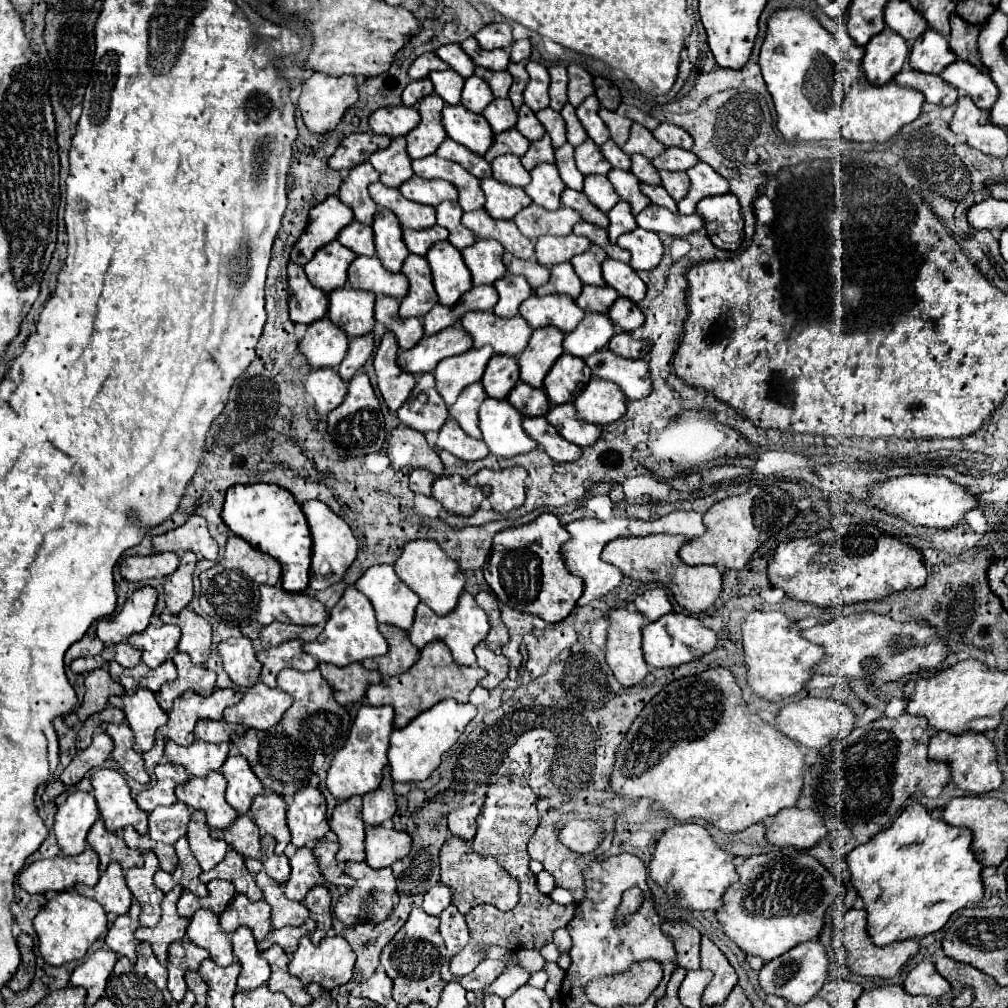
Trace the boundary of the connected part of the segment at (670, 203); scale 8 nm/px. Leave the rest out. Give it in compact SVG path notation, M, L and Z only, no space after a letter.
M640 184L640 192L642 192L644 196L648 196L648 198L650 198L650 202L660 204L660 206L668 208L670 212L676 212L676 210L678 210L676 202L668 196L668 192L666 192L662 186L648 186L648 184Z

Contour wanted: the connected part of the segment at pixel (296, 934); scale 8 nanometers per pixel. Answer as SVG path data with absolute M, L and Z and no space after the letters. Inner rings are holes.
M302 924L298 928L296 926L284 926L284 928L278 928L278 930L270 930L268 936L262 942L258 942L258 950L268 950L272 944L278 944L286 954L292 954L298 946L298 940L302 936L306 936L308 932L310 930L308 930L306 924Z

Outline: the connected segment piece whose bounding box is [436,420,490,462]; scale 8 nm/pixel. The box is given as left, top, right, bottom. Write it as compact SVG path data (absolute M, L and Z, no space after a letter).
M448 420L440 428L436 446L450 452L450 454L454 454L456 458L466 460L466 462L476 462L476 460L482 460L482 458L486 458L490 454L484 440L470 438L454 420Z

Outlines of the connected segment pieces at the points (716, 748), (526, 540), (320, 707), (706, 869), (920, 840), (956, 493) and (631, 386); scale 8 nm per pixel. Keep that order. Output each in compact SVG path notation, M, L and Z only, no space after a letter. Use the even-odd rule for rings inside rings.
M712 668L670 682L648 702L616 752L612 788L626 798L652 798L676 820L704 818L724 832L740 832L768 816L776 816L784 808L796 806L802 796L804 770L806 762L800 744L748 708L738 680L726 668ZM658 746L668 746L668 752L660 752Z
M540 514L534 522L508 528L494 536L494 546L484 564L484 578L492 592L514 610L532 612L544 622L556 624L564 620L584 592L584 580L570 574L562 546L570 536L556 514Z
M284 668L284 670L278 672L278 688L284 690L284 692L288 692L288 694L294 698L294 704L286 710L286 714L284 714L282 720L280 720L280 724L282 724L282 728L284 728L286 734L290 734L292 738L296 738L298 742L304 742L304 746L308 746L308 750L312 750L312 752L320 750L320 752L326 754L326 756L334 754L336 750L340 750L340 748L344 746L344 742L346 742L346 738L348 738L348 732L350 732L350 716L348 716L348 712L334 700L332 688L330 688L328 682L320 676L320 670L318 670L318 668L314 668L314 670L310 670L310 672L298 672L298 670L294 670L294 668Z
M682 822L668 828L656 844L650 860L650 876L668 892L678 892L678 908L718 910L724 906L724 892L740 878L734 864L736 856L720 850L708 830L694 822Z
M918 802L910 804L890 828L878 832L870 842L854 848L848 854L848 864L852 872L852 886L866 904L868 934L878 946L932 934L948 922L950 914L984 898L982 864L972 854L972 832L968 828L950 826L940 818L932 818Z
M924 474L900 476L900 478L892 478L884 484L874 484L870 488L870 496L866 502L870 506L882 508L888 514L894 514L908 522L930 526L930 528L950 528L958 520L962 520L964 512L980 506L978 500L966 492L966 488L952 484L948 478L924 476Z
M602 348L600 352L588 356L586 364L594 376L618 384L628 400L640 400L652 390L646 360L616 358L608 348Z

